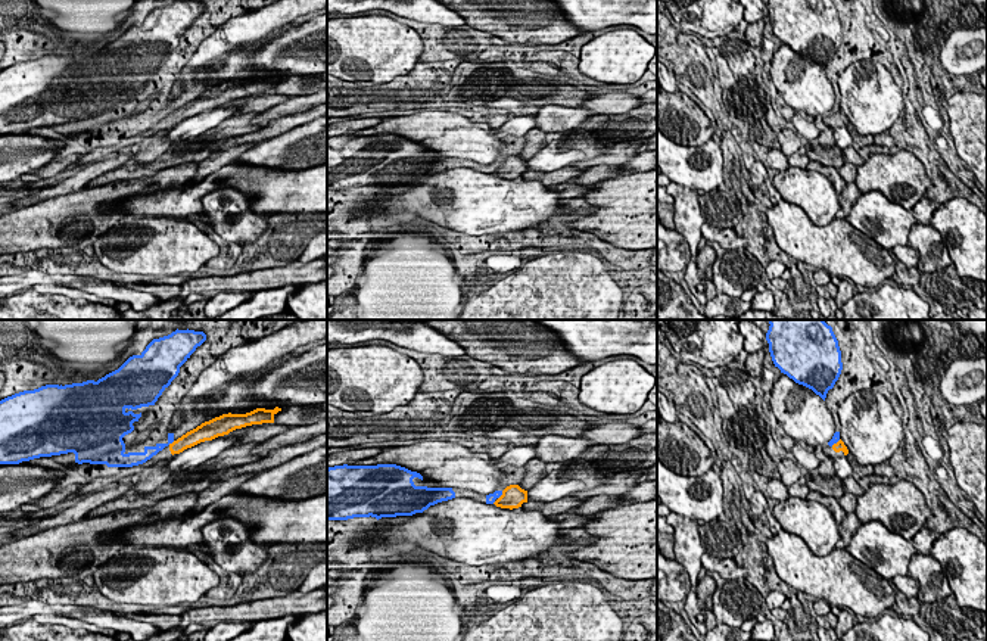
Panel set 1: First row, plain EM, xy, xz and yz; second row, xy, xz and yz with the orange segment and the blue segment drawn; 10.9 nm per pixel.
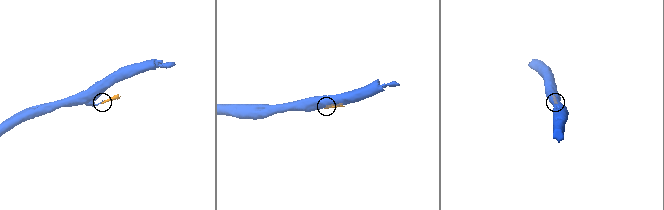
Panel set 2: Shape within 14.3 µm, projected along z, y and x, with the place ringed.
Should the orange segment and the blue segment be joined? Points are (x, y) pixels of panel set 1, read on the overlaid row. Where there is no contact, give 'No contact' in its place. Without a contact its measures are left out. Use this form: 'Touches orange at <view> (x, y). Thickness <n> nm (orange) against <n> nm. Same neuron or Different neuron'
Touches orange at xz (501, 495). Thickness 240 nm (orange) against 100 nm. Different neuron

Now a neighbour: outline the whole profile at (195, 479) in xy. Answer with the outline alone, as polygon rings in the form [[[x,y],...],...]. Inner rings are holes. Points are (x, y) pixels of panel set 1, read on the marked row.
[[[193,467],[184,472],[174,472],[156,491],[150,494],[137,494],[134,491],[127,492],[119,498],[115,498],[103,505],[93,508],[84,517],[96,517],[109,513],[152,507],[159,500],[174,498],[190,492],[199,494],[211,483],[218,482],[219,476],[224,473],[225,470],[205,472],[200,467]]]

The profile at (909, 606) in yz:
[[[900,591],[896,592],[896,603],[891,609],[900,609],[902,616],[915,616],[921,609],[921,601],[916,597],[906,597]]]

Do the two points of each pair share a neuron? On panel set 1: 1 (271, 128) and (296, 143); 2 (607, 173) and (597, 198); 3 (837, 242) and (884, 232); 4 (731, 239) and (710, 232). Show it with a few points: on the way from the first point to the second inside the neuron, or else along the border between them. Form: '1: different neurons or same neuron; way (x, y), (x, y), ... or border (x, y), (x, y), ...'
1: different neurons; border (311, 120), (257, 143)
2: different neurons; border (626, 173), (592, 184)
3: different neurons; border (844, 218), (887, 251)
4: same neuron; way (726, 237), (715, 235)

